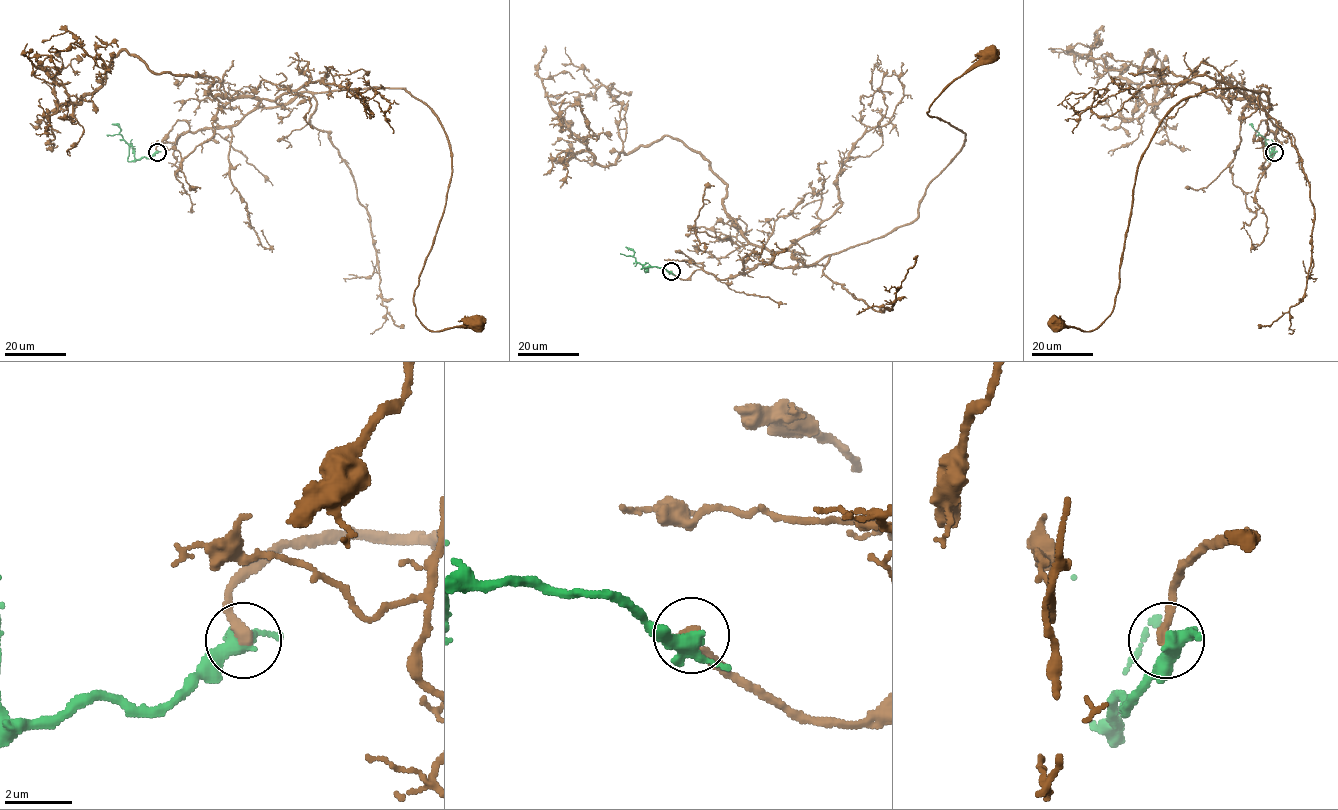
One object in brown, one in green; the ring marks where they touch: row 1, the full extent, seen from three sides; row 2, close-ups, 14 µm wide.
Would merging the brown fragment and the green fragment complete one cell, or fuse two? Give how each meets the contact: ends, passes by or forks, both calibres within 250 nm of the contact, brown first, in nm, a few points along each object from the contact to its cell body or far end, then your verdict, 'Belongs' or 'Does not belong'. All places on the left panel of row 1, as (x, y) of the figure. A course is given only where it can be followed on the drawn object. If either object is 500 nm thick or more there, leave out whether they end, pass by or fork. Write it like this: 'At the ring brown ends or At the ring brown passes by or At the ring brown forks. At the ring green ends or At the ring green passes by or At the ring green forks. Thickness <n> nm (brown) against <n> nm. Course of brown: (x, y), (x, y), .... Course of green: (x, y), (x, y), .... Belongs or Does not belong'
At the ring brown ends. At the ring green passes by. Thickness 300 nm (brown) against 440 nm. Course of brown: (157, 152), (304, 92), (403, 88), (439, 119), (451, 156), (415, 315), (432, 331), (477, 322). Course of green: (157, 152), (148, 158), (127, 160), (129, 146), (120, 133), (120, 129), (112, 124). Does not belong

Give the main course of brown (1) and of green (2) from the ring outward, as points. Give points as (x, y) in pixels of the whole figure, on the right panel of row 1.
1: (1274, 152), (1282, 128), (1264, 92), (1181, 99), (1137, 172), (1113, 311), (1090, 331), (1056, 322)
2: (1274, 152), (1269, 160), (1269, 146), (1249, 124)

